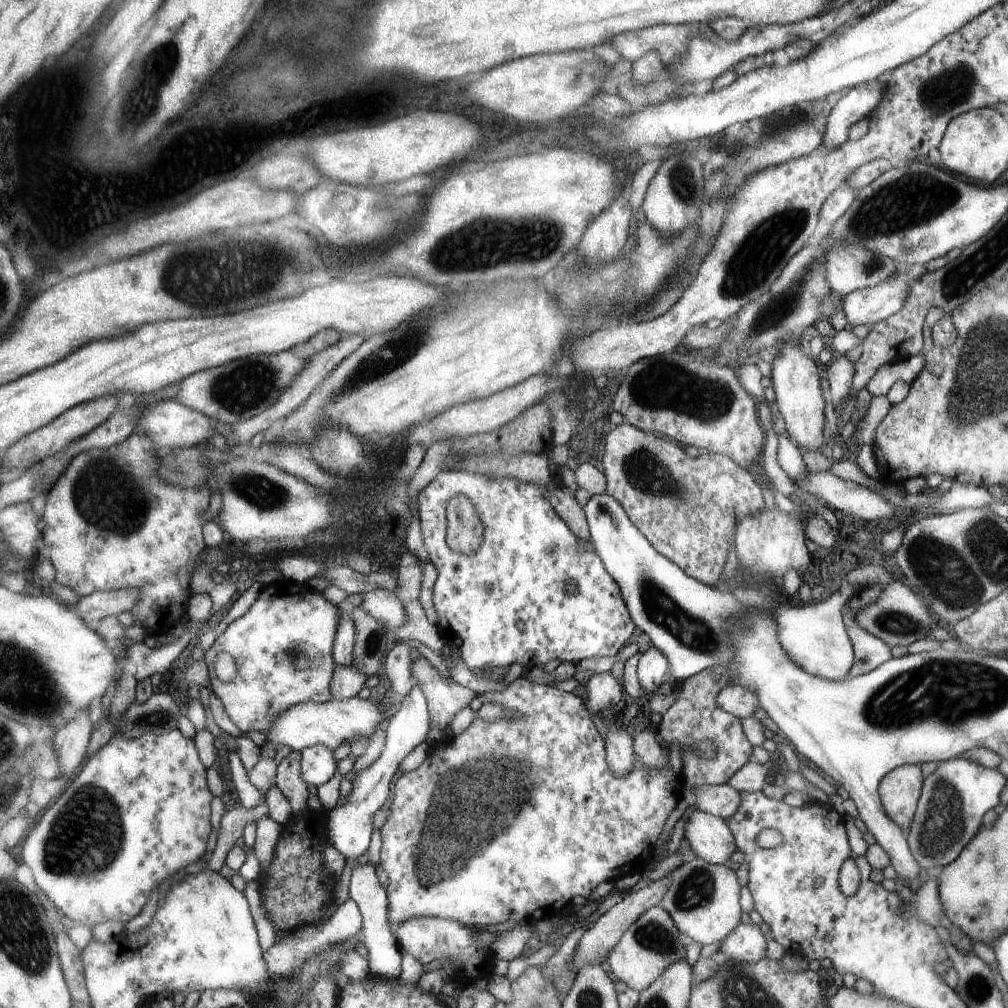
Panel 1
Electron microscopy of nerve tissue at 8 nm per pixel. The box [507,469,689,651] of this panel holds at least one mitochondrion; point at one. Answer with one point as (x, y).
(550, 550)

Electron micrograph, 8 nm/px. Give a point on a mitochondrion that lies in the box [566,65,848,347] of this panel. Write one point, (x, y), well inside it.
(750, 264)

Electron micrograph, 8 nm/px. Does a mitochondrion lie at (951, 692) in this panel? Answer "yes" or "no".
yes

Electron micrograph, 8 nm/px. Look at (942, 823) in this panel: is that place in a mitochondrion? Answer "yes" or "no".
yes

